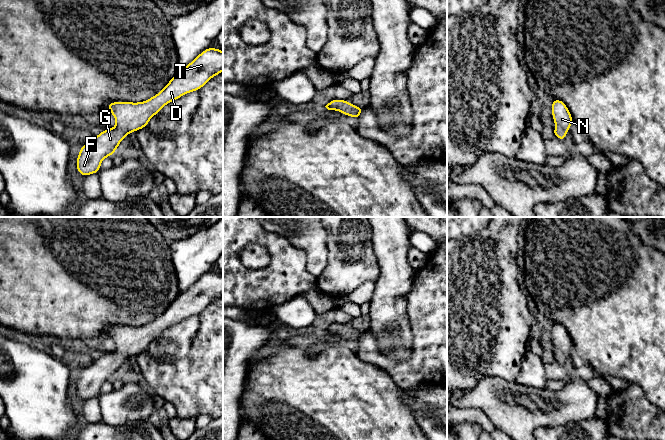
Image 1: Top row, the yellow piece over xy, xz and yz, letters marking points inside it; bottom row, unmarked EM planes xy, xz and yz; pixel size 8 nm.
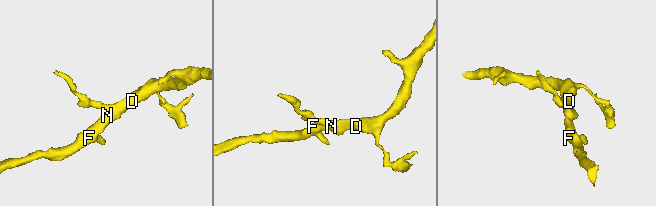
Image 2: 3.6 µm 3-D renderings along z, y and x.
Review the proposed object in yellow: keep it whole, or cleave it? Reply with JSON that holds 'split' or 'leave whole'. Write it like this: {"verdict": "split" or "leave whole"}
{"verdict": "leave whole"}

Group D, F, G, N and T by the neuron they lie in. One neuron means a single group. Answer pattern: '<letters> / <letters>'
D F G N T

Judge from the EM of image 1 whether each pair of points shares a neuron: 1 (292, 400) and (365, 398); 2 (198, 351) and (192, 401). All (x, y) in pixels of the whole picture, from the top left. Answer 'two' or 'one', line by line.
1: one
2: one

